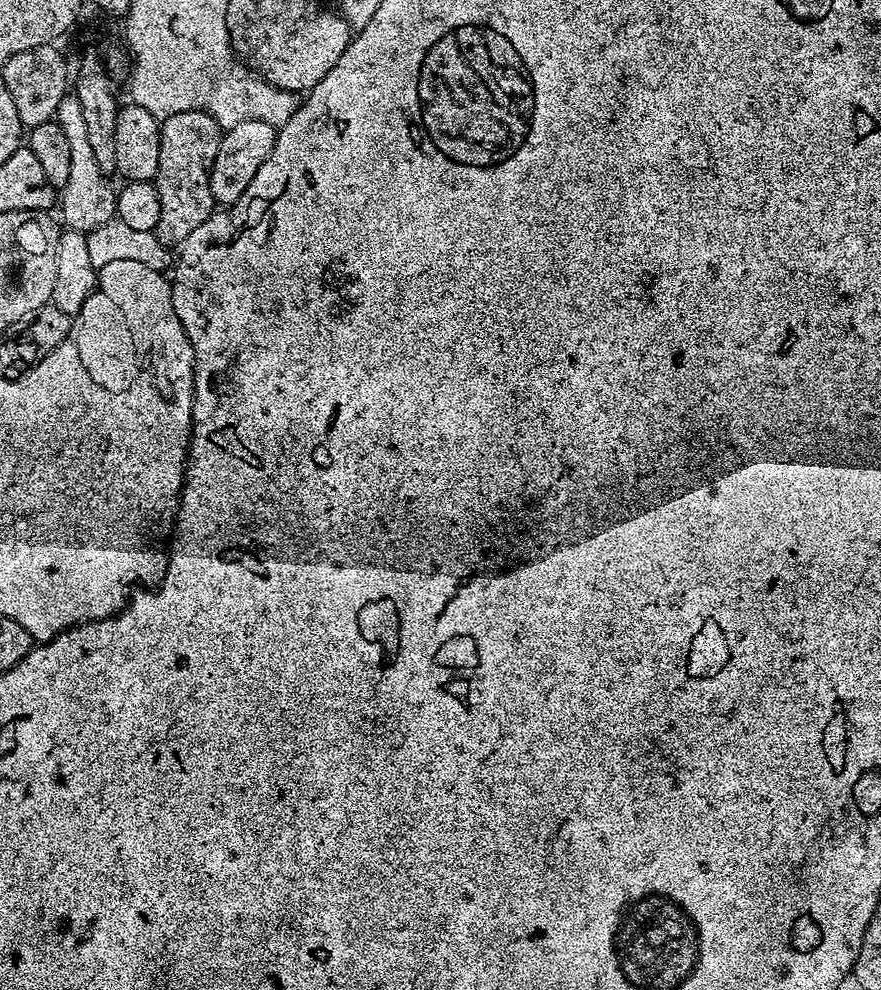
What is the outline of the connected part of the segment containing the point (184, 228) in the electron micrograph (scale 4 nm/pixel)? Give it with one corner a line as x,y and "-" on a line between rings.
186,110
166,118
160,125
160,149
158,150
158,174
154,181
158,190
158,202
162,202
162,214
158,214
155,236
167,246
184,243
217,207
214,194
210,194
208,172
214,166
214,154
218,154
222,129
208,112

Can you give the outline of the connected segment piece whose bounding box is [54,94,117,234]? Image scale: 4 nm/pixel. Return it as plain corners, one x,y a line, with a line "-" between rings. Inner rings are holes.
75,94
62,98
54,119
62,126
67,140
70,141
70,178
59,193
58,209
60,208
61,214
64,215
63,223
67,227
87,234
114,219
117,189
111,188
104,181
107,180
106,173
100,169
97,159
94,158
94,150
90,147
90,141
86,135
86,121
82,118
82,106

